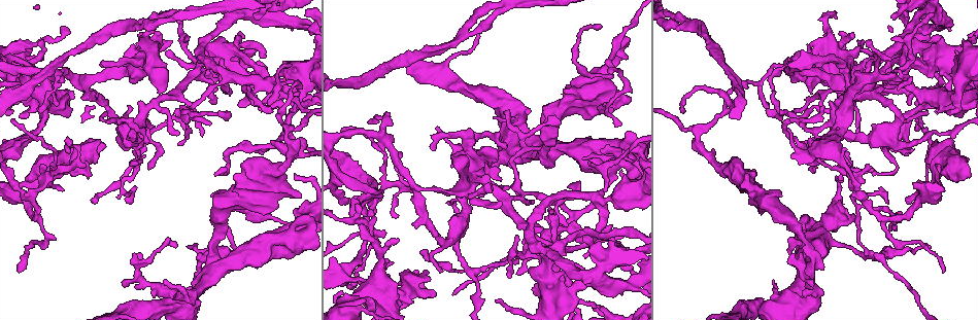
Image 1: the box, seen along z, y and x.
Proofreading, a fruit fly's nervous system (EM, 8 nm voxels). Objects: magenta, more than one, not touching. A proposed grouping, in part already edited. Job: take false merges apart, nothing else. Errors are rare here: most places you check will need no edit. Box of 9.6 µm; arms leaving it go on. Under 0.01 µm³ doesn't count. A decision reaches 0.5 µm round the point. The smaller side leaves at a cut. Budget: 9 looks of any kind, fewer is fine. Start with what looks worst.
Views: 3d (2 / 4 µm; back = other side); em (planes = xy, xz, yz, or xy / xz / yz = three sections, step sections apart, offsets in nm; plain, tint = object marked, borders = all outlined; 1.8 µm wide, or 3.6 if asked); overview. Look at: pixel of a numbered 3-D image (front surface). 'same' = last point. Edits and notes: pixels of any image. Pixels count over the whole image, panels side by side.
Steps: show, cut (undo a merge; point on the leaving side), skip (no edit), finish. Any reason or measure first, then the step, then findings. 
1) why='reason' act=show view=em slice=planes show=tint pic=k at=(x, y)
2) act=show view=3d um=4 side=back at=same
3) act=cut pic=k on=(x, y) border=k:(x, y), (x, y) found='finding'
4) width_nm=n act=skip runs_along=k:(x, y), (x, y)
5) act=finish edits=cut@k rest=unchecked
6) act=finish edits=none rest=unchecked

why='two arms in line, one across' act=show view=em slice=planes show=plain pic=1 at=(579, 301)

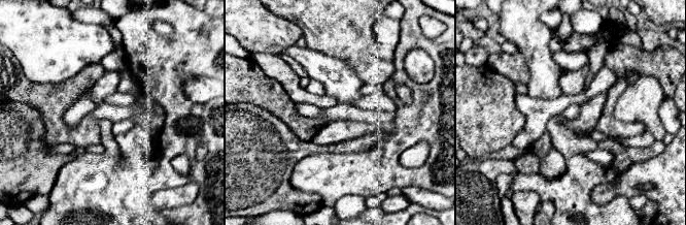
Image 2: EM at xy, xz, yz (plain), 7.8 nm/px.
act=show view=em slice=planes show=tint at=same

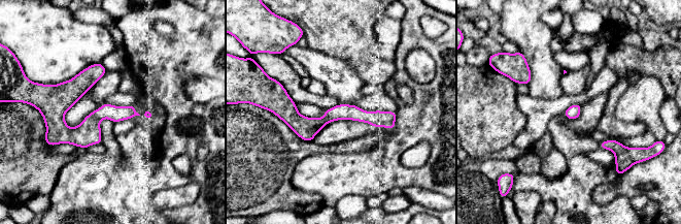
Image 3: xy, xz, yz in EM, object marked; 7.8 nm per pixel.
act=skip runs_along=3:(279, 105), (298, 123), (333, 114), (393, 120) found='continuous, no second neuron'

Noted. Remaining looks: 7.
why='four or more arms meet' act=show view=em slice=xy step=16 show=tint pic=1 at=(885, 66)

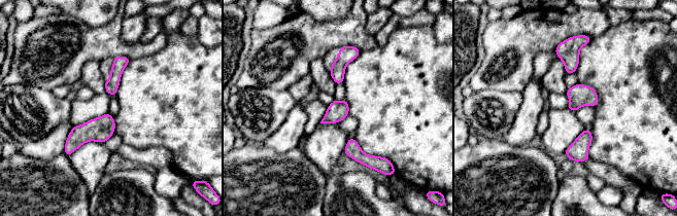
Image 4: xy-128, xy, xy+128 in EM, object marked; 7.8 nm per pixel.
act=show view=em slice=xz step=16 show=tint at=same

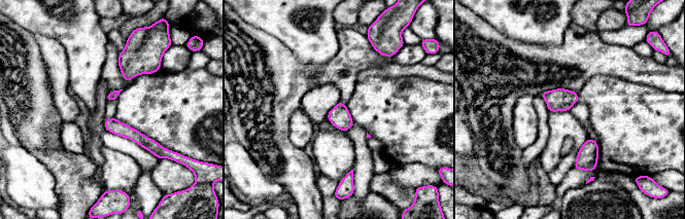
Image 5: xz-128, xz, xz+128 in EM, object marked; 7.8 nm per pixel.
act=skip runs_along=5:(106, 121), (152, 146), (157, 146) found='continuous, no second neuron'

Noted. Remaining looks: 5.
why='four or more arms meet' act=show view=em slice=planes show=borders pic=1 at=(138, 121)

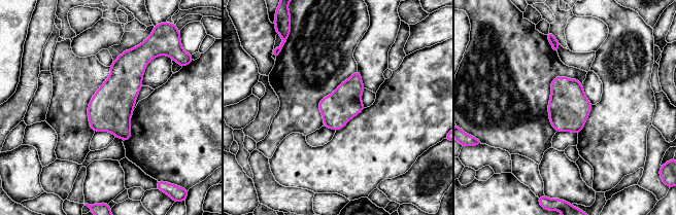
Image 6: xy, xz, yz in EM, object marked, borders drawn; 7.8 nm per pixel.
act=skip found='one neuron here'

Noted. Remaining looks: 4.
why='sharp bend' act=show view=3d um=2 pic=1 at=(595, 200)

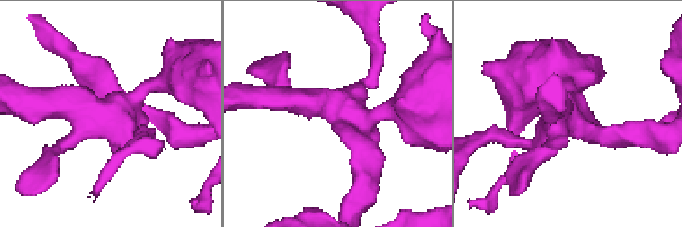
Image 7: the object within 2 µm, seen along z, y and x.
act=show view=em slice=xz step=8 show=tint pic=7 at=(564, 118)

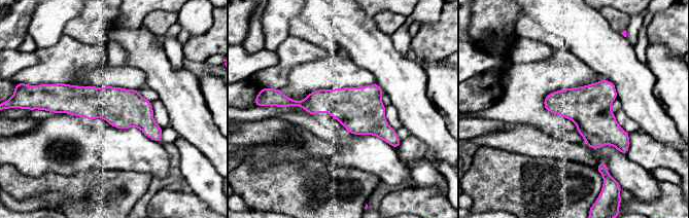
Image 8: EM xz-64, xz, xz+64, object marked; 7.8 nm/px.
why='cut it another way' act=show view=em slice=planes show=tint at=same

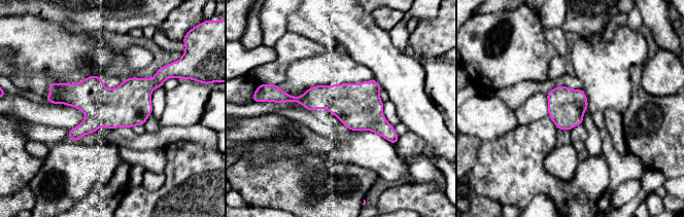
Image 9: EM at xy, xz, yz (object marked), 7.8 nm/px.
width_nm=280 act=skip found='one neuron here'

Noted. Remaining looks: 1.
act=finish edits=none rest=unchecked

